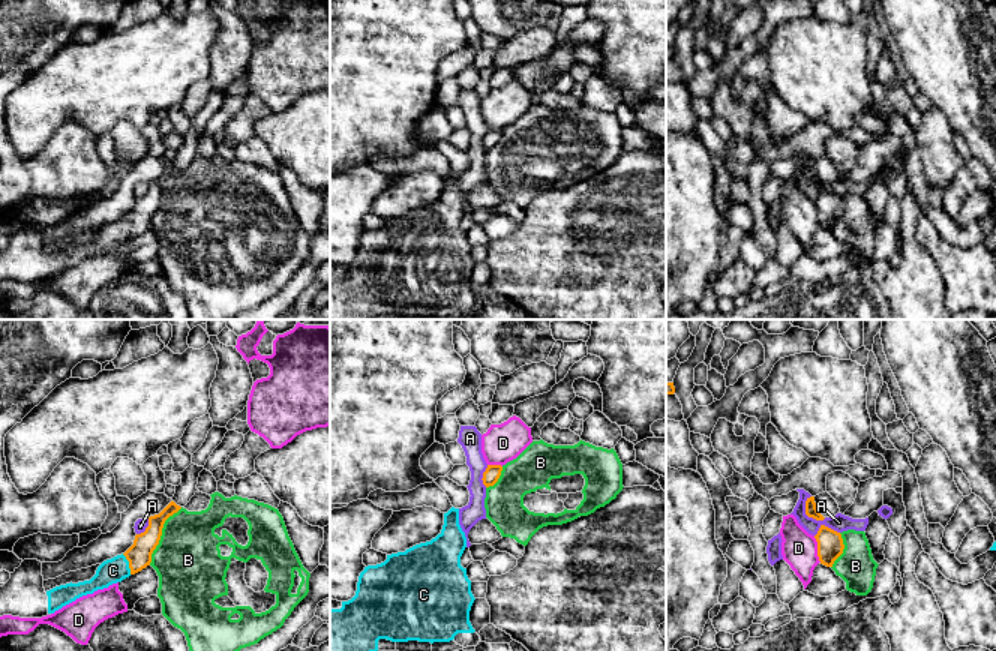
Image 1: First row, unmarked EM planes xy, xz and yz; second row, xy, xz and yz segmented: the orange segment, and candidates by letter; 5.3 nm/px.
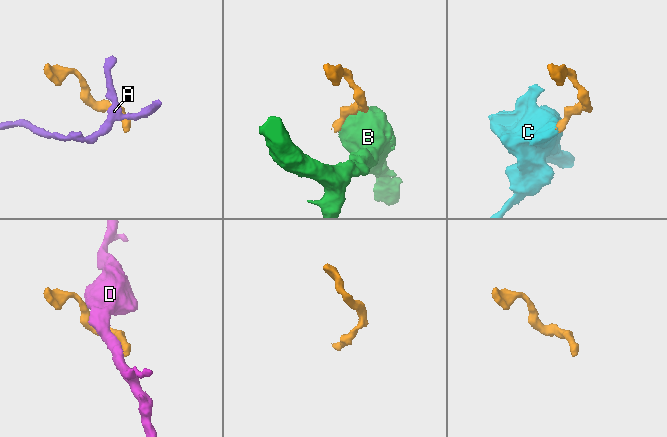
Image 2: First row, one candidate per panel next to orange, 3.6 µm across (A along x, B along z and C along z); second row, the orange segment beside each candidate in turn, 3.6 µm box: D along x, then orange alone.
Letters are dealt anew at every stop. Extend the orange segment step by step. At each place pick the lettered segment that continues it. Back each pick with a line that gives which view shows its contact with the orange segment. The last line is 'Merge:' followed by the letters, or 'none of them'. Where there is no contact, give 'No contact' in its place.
C: Touches orange in xy
Merge: C

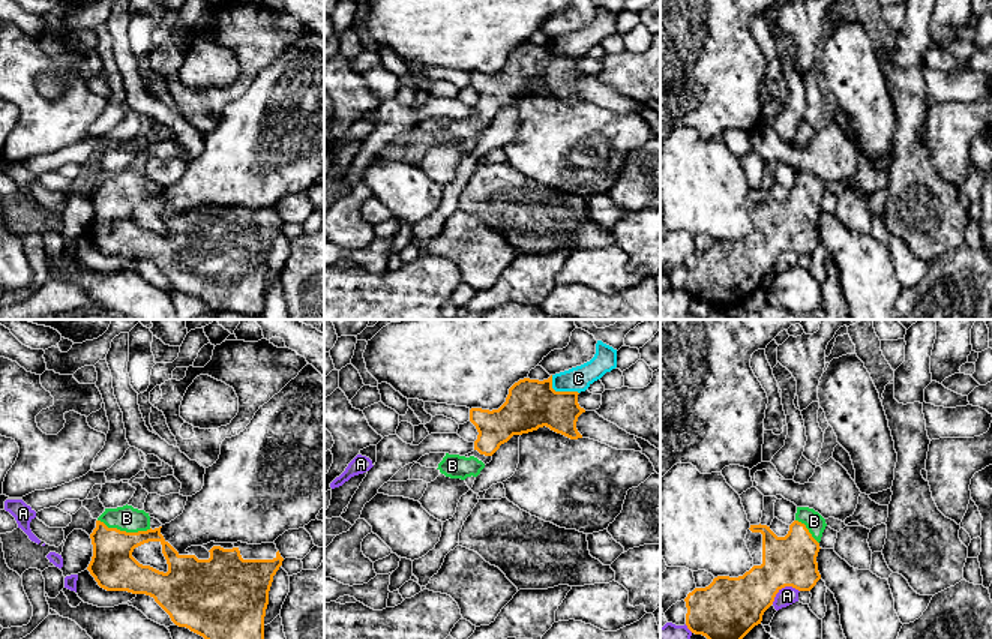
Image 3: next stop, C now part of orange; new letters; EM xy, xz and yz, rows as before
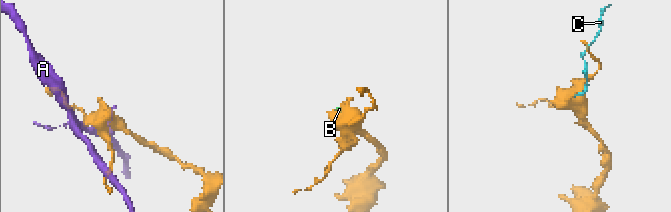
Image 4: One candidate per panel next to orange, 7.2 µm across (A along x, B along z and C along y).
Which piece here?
B: Touches orange in xy
Merge: B

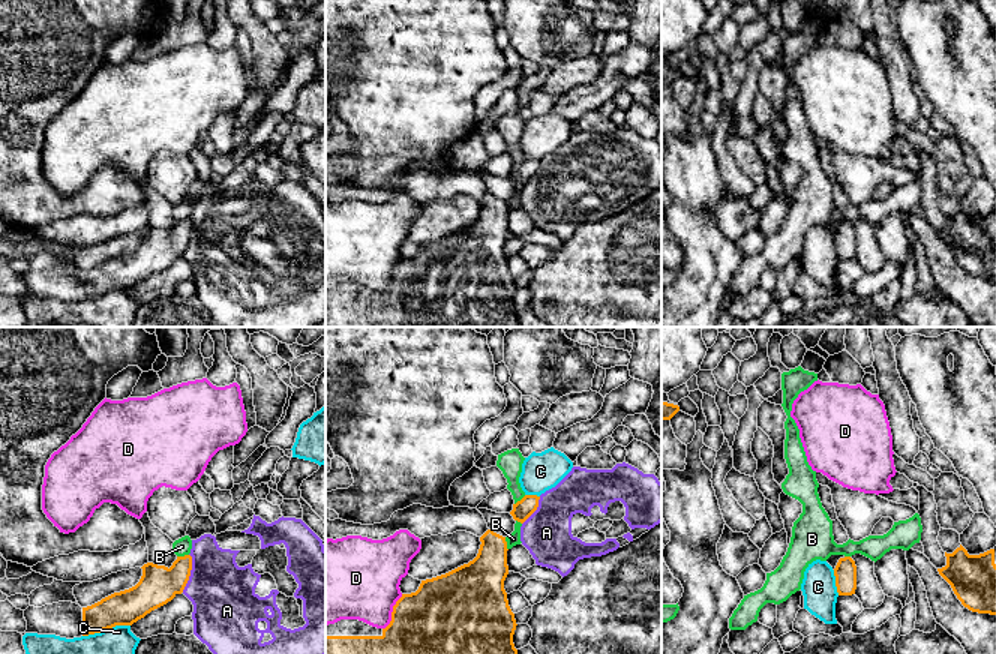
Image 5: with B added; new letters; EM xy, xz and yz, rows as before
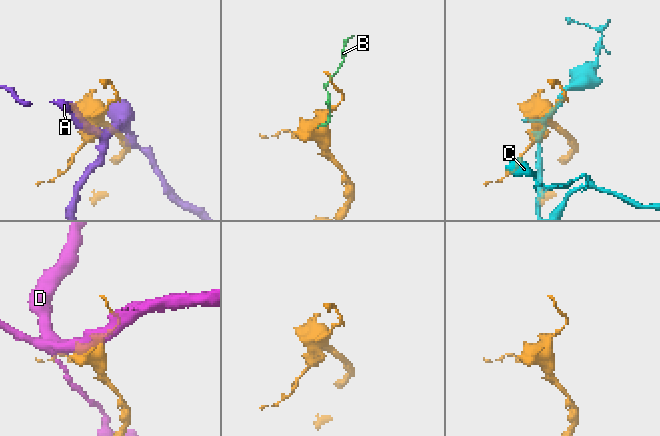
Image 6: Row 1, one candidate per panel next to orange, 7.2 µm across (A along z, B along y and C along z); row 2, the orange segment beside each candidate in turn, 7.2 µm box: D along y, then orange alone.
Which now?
Merge: none of them

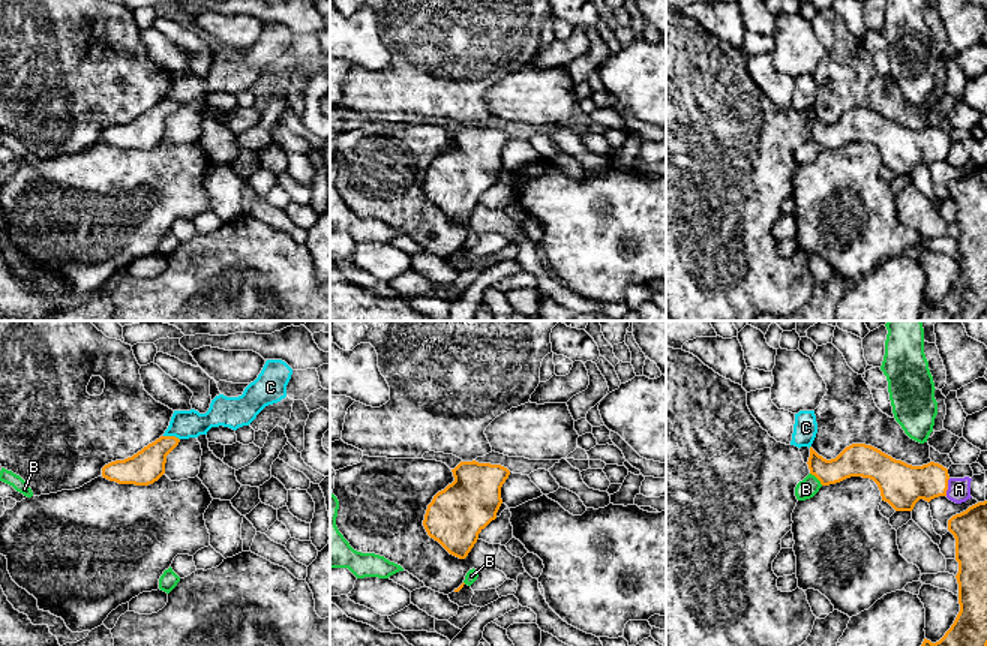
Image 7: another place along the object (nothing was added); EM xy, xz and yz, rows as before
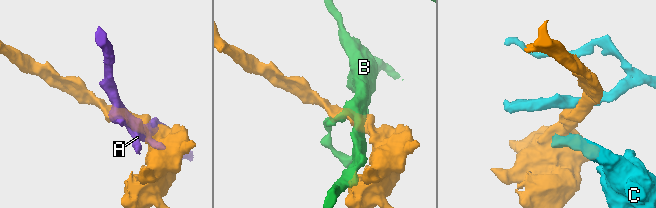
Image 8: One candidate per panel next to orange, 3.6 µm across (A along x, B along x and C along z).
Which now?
Merge: none of them

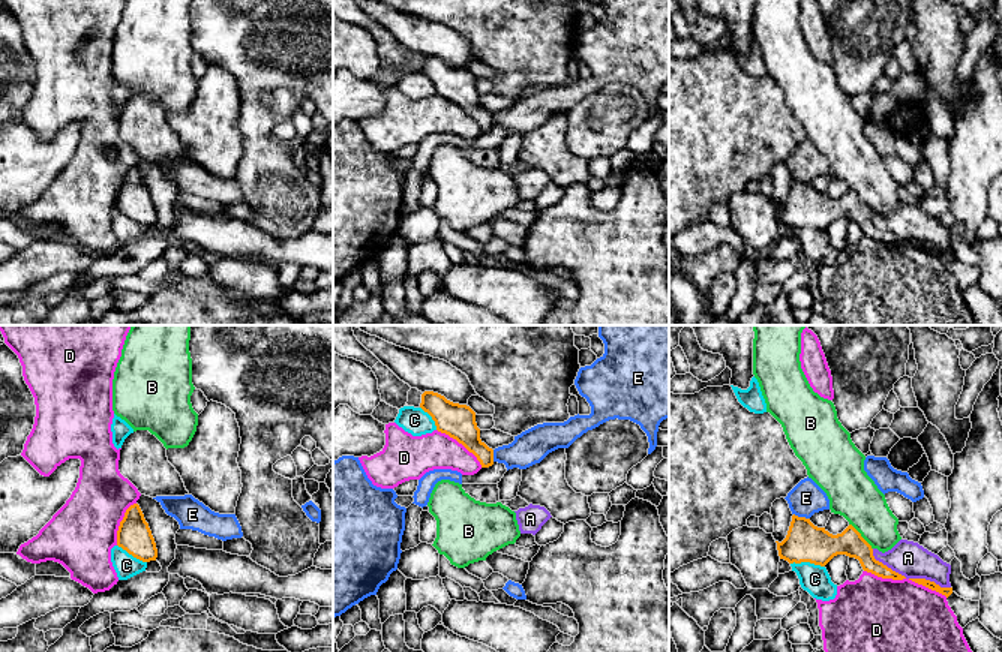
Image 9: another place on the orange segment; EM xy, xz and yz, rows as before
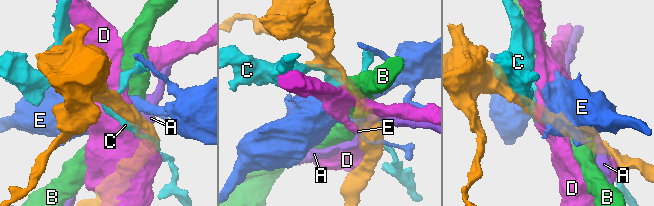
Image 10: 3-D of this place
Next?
Merge: none of them

